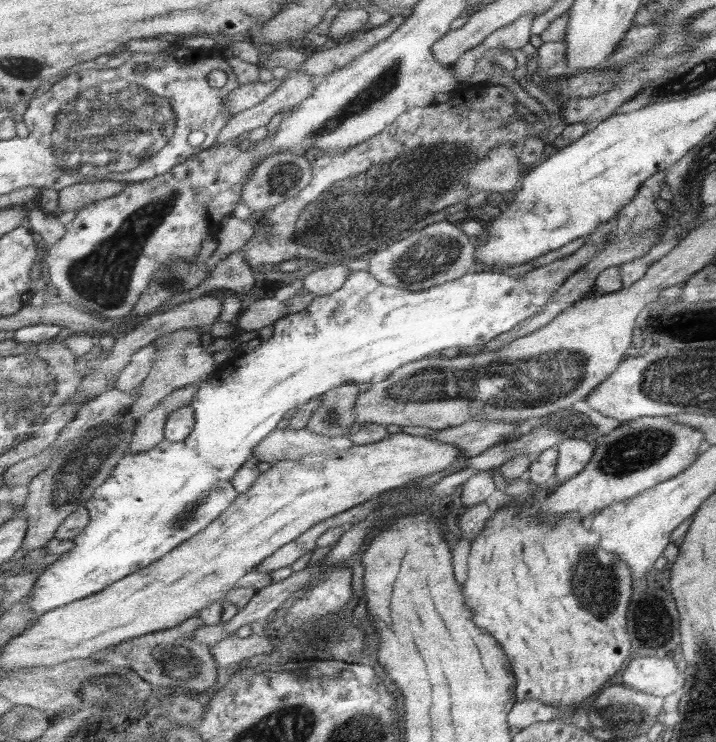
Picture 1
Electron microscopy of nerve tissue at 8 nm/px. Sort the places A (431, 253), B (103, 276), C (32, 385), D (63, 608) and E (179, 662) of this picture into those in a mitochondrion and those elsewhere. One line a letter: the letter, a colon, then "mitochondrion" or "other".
A: mitochondrion
B: mitochondrion
C: mitochondrion
D: other
E: mitochondrion

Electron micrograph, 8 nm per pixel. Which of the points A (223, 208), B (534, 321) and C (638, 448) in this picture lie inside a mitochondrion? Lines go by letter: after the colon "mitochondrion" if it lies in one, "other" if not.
A: other
B: other
C: mitochondrion

